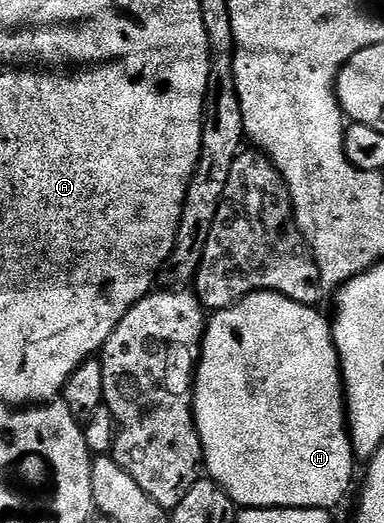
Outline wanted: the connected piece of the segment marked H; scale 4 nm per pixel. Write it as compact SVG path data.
M255 291L231 307L222 308L206 320L203 345L193 376L193 406L195 428L199 431L203 446L205 471L210 478L236 503L243 507L335 507L347 495L351 478L355 475L357 460L351 448L351 436L347 430L345 414L345 392L343 377L339 369L339 354L335 348L335 338L331 336L331 323L315 311L314 306L294 303L289 297L272 291Z

